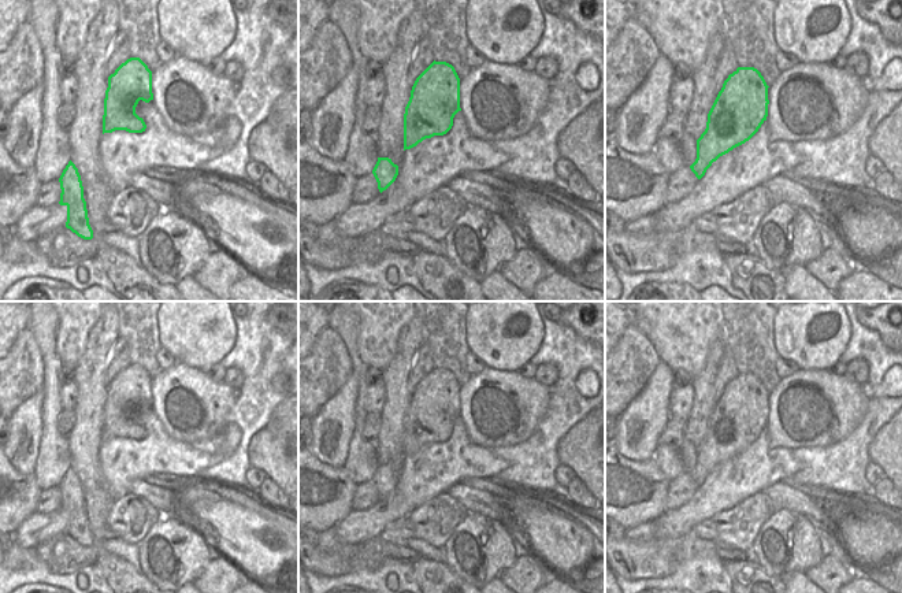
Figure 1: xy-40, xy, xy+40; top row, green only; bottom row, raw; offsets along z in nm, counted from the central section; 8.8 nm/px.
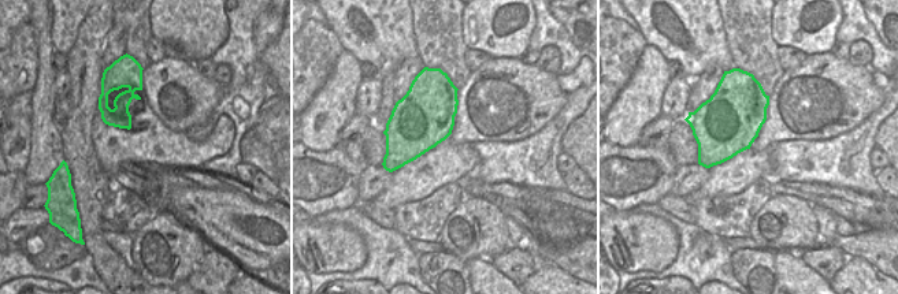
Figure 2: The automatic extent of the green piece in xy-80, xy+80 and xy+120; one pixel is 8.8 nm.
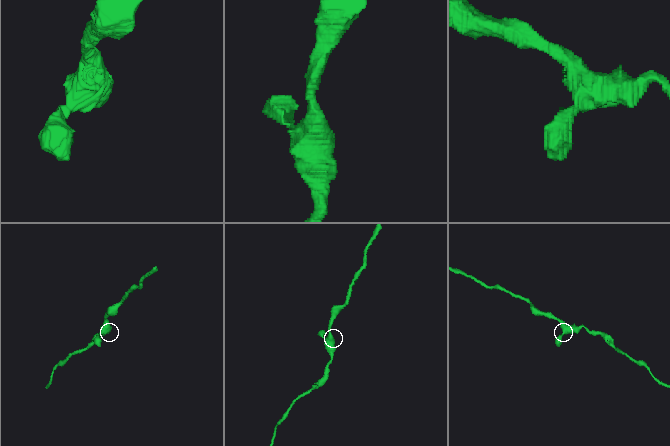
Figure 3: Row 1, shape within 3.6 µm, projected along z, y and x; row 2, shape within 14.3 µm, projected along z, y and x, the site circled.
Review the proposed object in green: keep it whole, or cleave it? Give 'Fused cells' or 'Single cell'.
Single cell

